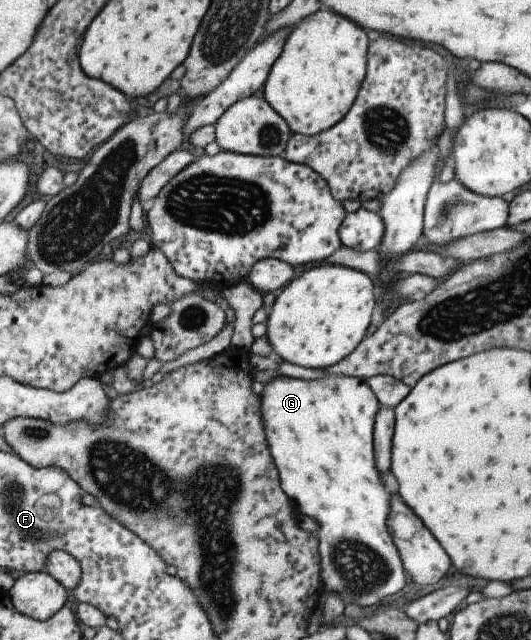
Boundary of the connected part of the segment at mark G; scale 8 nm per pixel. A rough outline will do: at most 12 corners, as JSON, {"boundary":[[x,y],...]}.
{"boundary":[[274,377],[282,488],[320,522],[325,590],[404,586],[372,456],[376,394]]}

